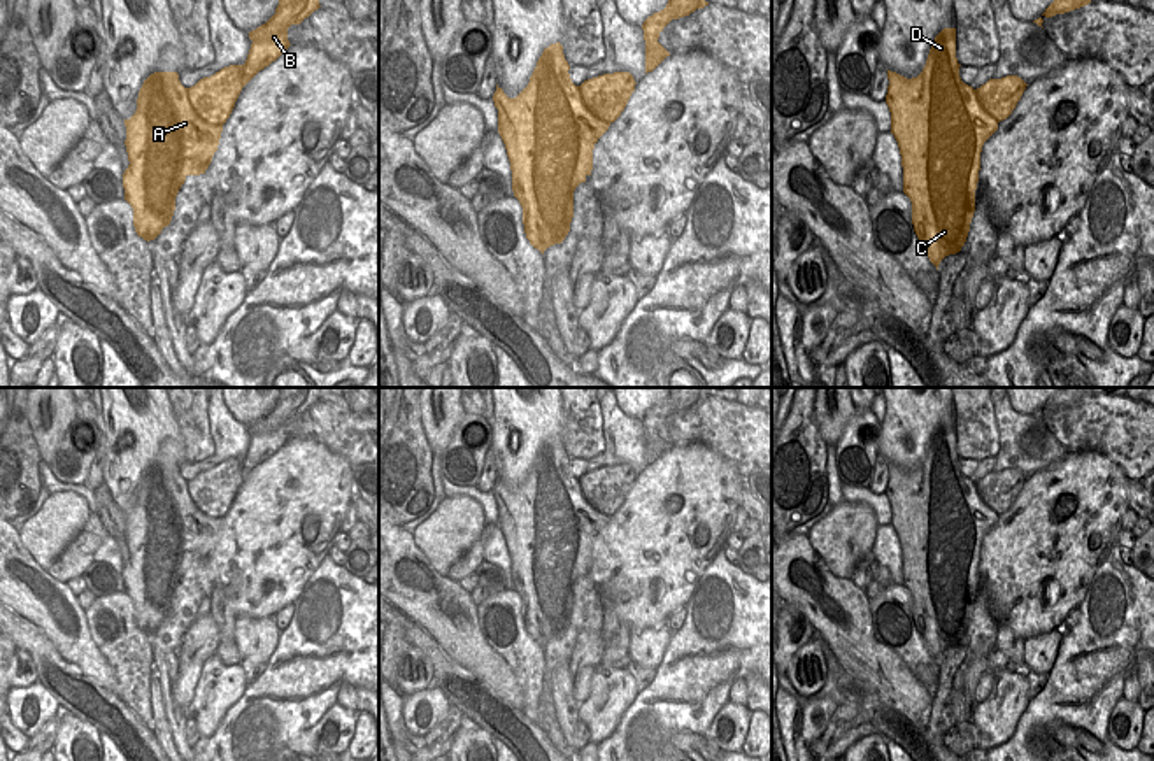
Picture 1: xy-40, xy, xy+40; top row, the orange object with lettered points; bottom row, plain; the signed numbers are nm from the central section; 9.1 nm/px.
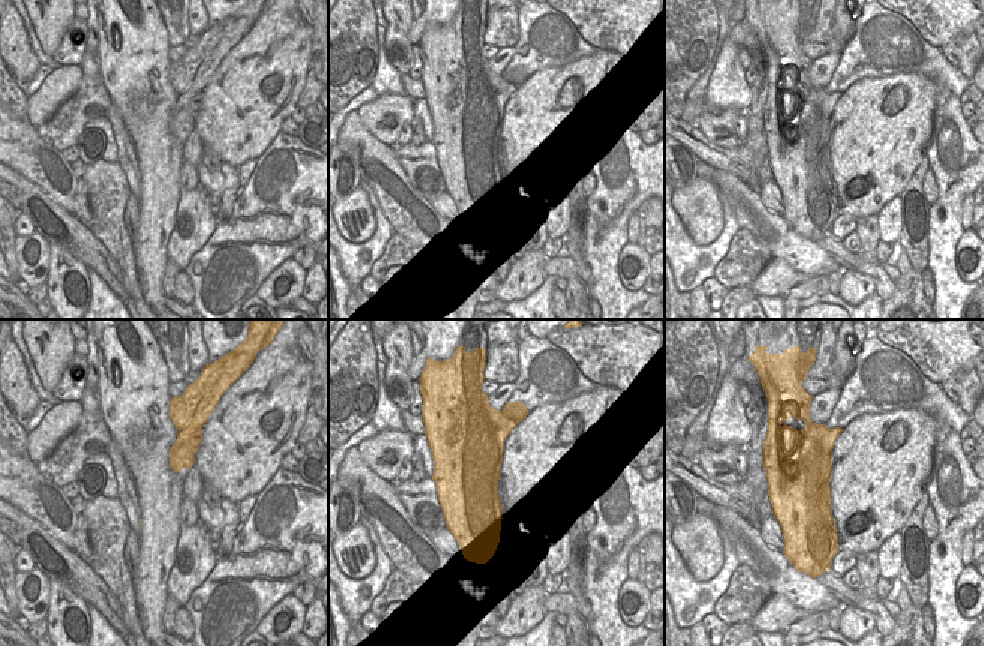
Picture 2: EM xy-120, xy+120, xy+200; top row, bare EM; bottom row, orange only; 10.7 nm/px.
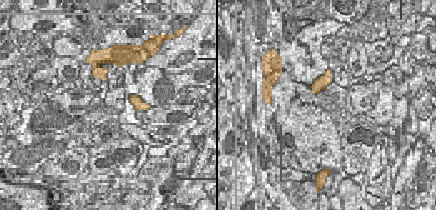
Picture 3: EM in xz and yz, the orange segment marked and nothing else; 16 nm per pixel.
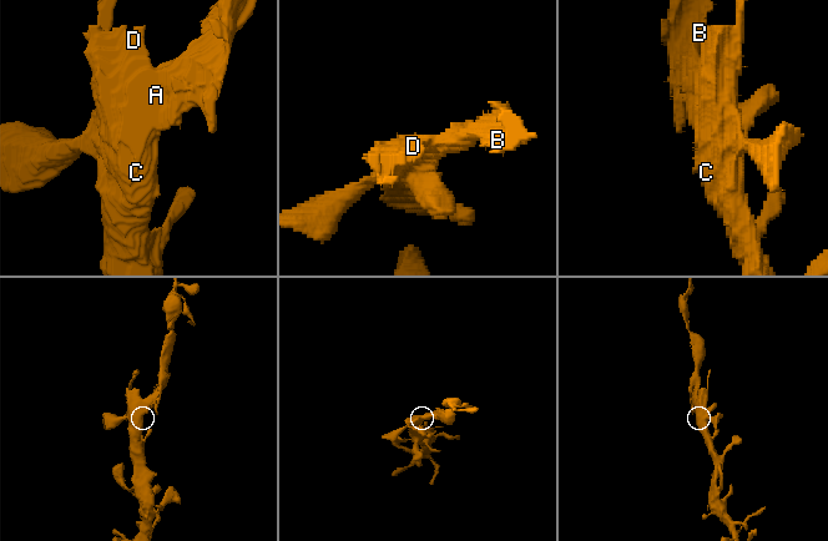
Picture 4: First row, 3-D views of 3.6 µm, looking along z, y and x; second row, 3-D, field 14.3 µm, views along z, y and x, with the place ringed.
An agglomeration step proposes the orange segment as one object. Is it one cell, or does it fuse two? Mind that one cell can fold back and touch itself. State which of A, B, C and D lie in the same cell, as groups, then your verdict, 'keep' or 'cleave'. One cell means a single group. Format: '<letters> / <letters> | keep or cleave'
A C D / B | cleave

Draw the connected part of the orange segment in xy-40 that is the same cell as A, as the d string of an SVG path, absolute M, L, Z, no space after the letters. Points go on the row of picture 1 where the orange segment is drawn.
M177 72L151 74L137 98L137 110L126 126L128 168L123 174L125 200L133 209L133 226L144 240L154 240L170 224L175 196L188 175L205 174L217 151L223 124L210 124L193 109L188 88Z

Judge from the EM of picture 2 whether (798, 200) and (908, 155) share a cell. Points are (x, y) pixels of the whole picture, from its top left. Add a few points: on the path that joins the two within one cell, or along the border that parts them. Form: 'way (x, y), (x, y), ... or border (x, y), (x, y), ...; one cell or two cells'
border (828, 150), (830, 177), (834, 185), (839, 215); two cells

